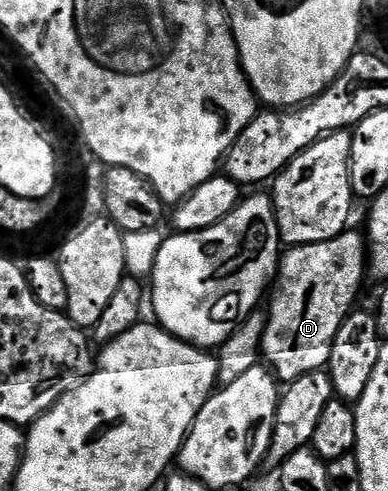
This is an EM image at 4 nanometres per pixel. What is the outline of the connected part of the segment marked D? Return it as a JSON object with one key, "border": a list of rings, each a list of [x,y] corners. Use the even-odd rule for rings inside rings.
{"border":[[[353,231],[340,232],[327,242],[294,244],[284,249],[276,284],[268,297],[261,343],[264,363],[278,381],[298,380],[303,374],[320,372],[328,365],[335,334],[354,311],[361,279],[367,276],[367,240],[362,233],[360,236]]]}

